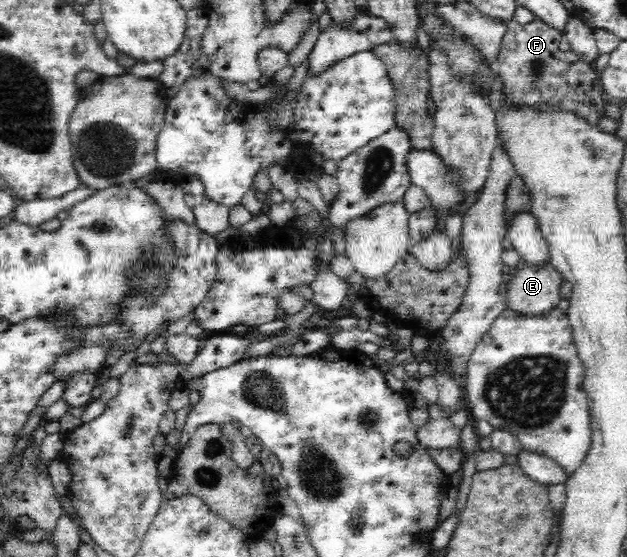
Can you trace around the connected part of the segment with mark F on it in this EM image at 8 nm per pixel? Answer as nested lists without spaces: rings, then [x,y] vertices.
[[[537,18],[525,25],[509,21],[509,30],[498,51],[501,97],[513,104],[573,112],[599,129],[600,119],[606,116],[600,76],[594,66],[582,63],[575,53],[559,50],[561,37],[559,31]]]

